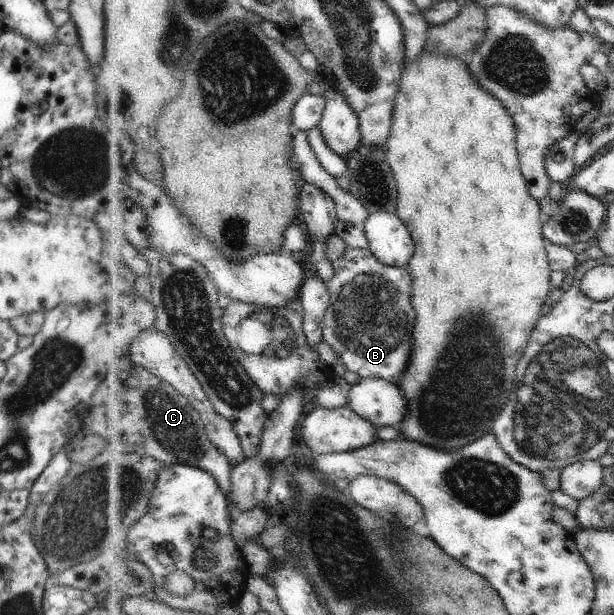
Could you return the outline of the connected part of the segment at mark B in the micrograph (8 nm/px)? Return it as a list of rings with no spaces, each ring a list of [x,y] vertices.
[[[349,248],[348,252],[333,263],[336,274],[327,283],[332,295],[332,306],[324,323],[325,341],[340,353],[346,366],[361,378],[382,376],[391,382],[400,383],[400,375],[408,367],[412,345],[414,345],[414,325],[418,313],[412,305],[414,277],[402,267],[388,267],[376,258],[369,248]]]

